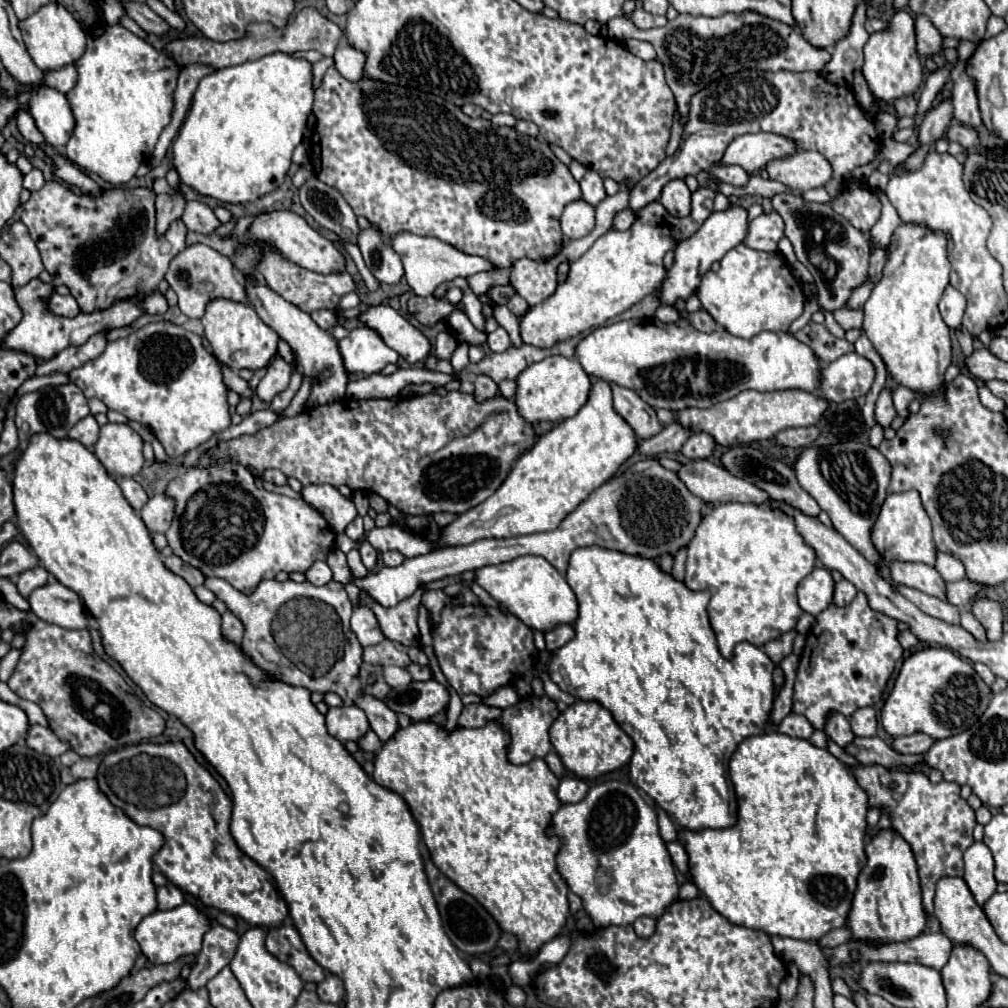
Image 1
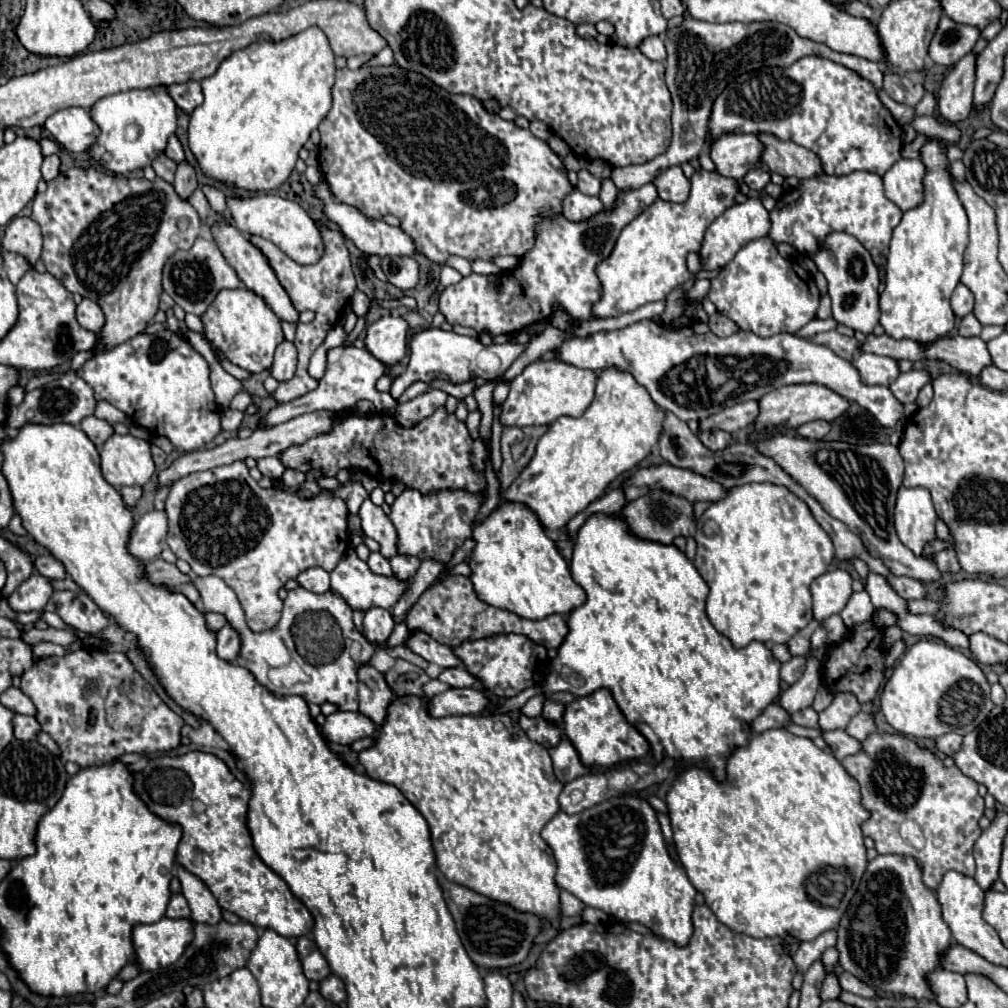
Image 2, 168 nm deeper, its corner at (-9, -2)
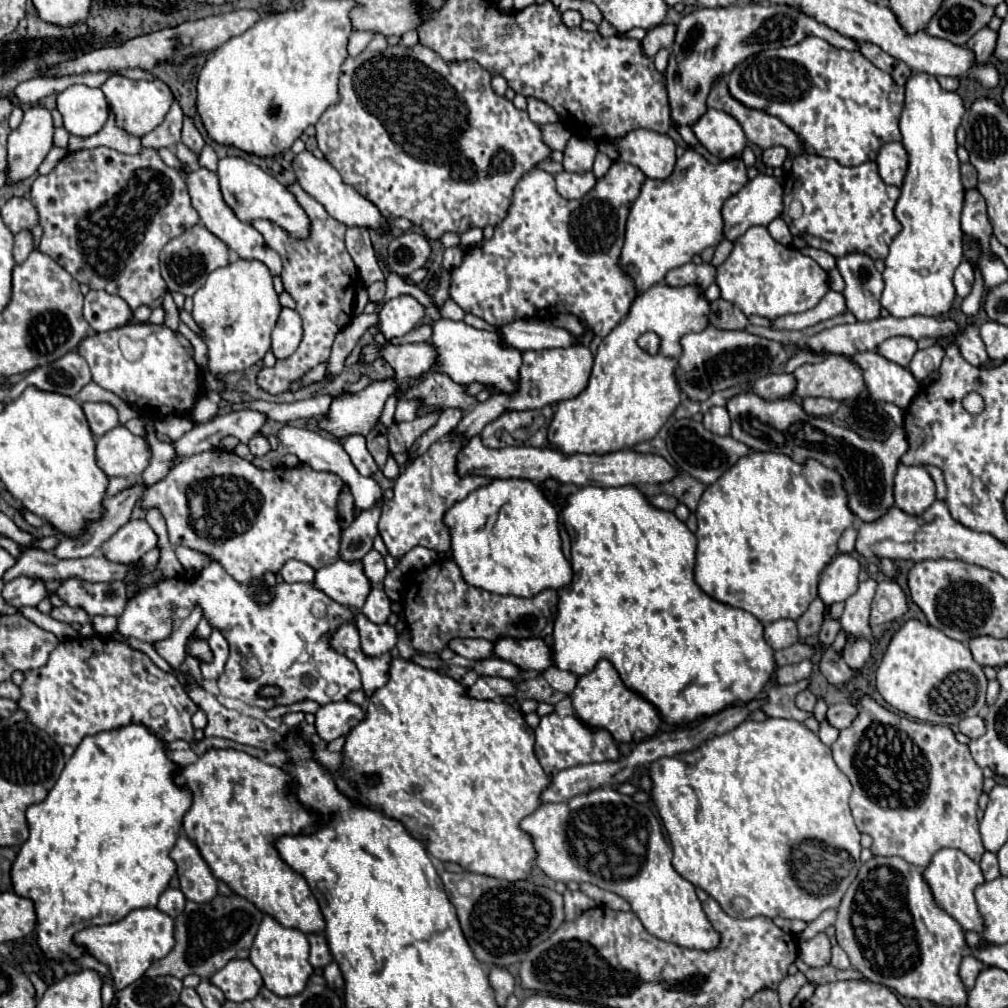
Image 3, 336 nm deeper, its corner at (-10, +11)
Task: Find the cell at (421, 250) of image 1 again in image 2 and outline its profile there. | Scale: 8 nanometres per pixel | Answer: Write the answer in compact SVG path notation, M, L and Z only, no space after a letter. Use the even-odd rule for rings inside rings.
M320 181L320 183L312 185L312 195L322 201L324 215L332 223L336 223L340 227L340 231L344 233L344 237L350 239L362 253L366 253L366 255L378 255L378 257L384 257L384 255L412 255L412 253L416 253L414 241L400 227L390 227L382 219L370 219L370 217L362 215L356 207L350 207L346 203L336 201L326 181Z

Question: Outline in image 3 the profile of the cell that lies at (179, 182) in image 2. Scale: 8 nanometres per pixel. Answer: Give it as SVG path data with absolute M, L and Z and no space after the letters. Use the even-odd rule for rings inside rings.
M185 116L185 122L183 122L183 136L181 136L181 142L187 144L189 150L193 150L195 154L201 154L201 148L205 146L201 134L197 132L197 128L193 126L193 120Z

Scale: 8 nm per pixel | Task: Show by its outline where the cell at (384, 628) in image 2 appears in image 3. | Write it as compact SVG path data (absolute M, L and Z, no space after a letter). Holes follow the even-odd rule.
M375 586L371 590L371 594L367 596L365 606L361 608L361 612L375 624L385 624L389 614L391 614L391 600L387 598L387 594L383 592L383 588Z

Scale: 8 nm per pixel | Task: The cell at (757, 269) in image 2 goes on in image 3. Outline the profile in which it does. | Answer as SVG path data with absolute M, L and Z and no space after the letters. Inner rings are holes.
M753 226L735 240L733 252L717 268L715 282L723 300L741 308L745 316L761 316L767 320L805 312L829 290L827 272L807 254L775 242L765 226Z

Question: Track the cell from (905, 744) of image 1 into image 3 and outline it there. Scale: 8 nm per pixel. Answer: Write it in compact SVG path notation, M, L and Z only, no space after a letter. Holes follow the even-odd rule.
M979 716L963 718L959 720L959 732L963 732L969 738L979 738L983 734L983 720Z

